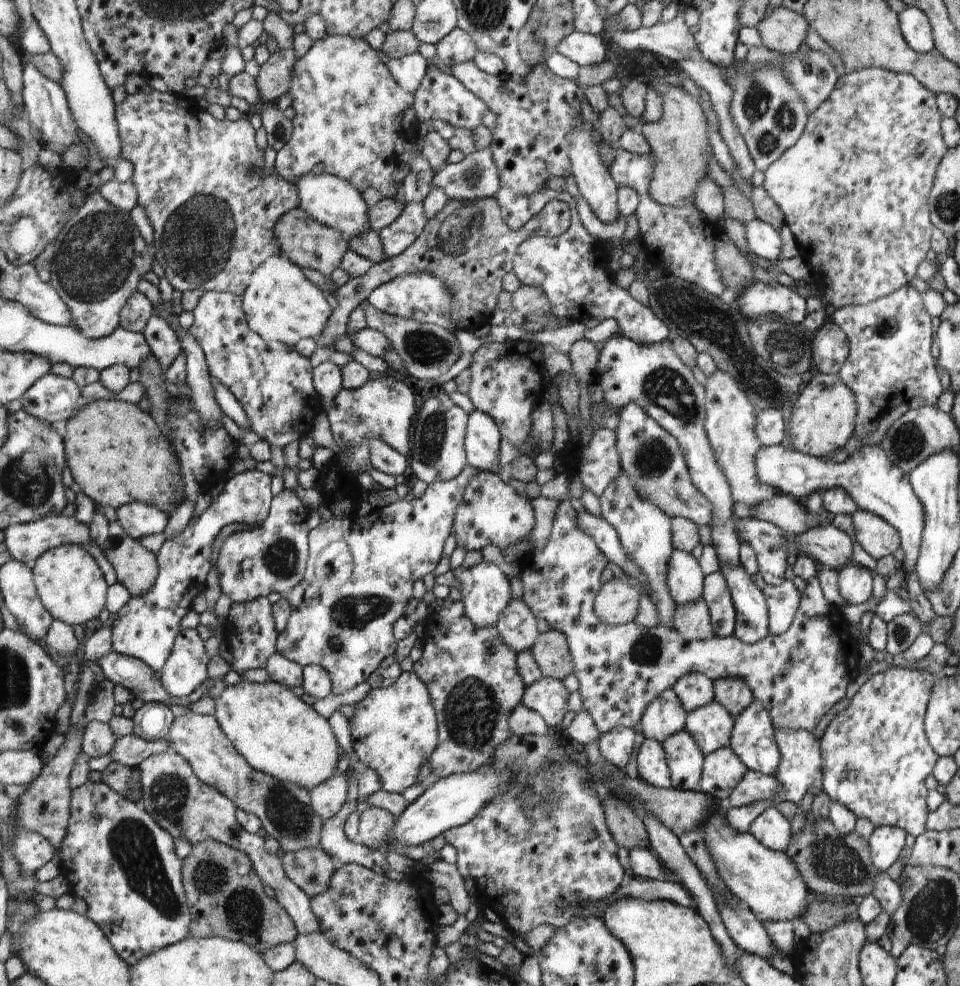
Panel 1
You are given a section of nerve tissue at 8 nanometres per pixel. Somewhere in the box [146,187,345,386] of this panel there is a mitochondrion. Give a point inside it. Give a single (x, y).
(198, 237)

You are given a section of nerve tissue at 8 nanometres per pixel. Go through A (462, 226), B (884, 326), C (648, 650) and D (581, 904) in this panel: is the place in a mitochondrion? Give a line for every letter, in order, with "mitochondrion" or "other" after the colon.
A: mitochondrion
B: mitochondrion
C: mitochondrion
D: other

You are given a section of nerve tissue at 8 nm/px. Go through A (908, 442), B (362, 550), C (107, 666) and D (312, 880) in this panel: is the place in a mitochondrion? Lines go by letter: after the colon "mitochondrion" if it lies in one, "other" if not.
A: mitochondrion
B: other
C: other
D: mitochondrion

